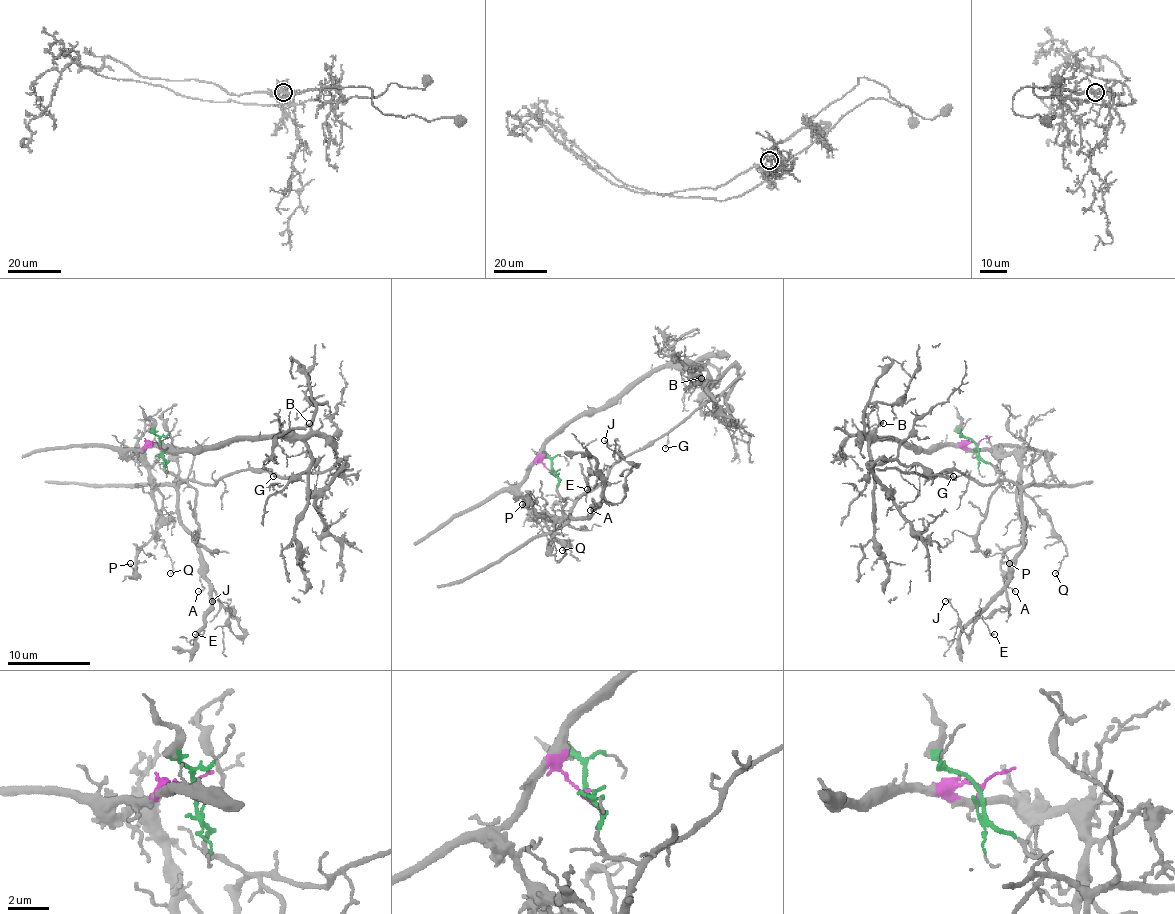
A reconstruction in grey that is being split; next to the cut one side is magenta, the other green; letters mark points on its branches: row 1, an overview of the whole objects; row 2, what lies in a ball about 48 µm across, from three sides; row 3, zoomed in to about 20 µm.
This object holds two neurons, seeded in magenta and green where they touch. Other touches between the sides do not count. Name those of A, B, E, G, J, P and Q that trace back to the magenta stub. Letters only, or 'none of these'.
B, P, Q

